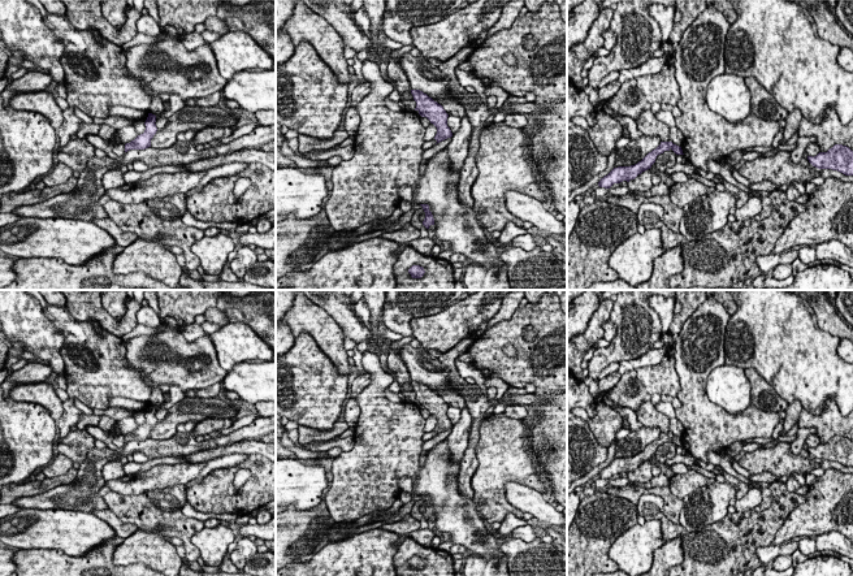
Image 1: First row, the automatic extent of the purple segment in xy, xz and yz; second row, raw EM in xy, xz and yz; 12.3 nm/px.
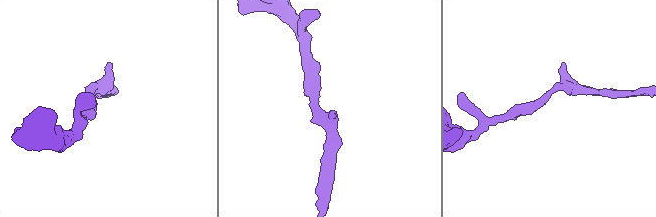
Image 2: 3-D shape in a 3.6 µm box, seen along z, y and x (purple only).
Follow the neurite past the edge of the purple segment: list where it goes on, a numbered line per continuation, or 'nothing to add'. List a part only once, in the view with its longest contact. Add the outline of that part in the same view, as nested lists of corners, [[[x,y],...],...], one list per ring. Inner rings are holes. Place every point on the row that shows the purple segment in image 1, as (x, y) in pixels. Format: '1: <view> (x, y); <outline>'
nothing to add

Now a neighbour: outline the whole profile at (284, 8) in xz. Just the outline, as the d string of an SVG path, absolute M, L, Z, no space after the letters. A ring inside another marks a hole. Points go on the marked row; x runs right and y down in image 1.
M276 0L276 33L283 30L286 21L291 17L298 0Z

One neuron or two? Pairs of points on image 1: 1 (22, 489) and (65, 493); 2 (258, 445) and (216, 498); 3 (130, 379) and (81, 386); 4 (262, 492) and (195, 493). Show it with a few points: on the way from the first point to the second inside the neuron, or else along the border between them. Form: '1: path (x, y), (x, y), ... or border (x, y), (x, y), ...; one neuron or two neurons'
1: border (74, 480), (42, 493), (22, 496), (16, 499); two neurons
2: border (252, 453), (249, 455); two neurons
3: path (118, 379), (92, 379); one neuron
4: path (245, 499), (221, 499), (212, 496); one neuron

